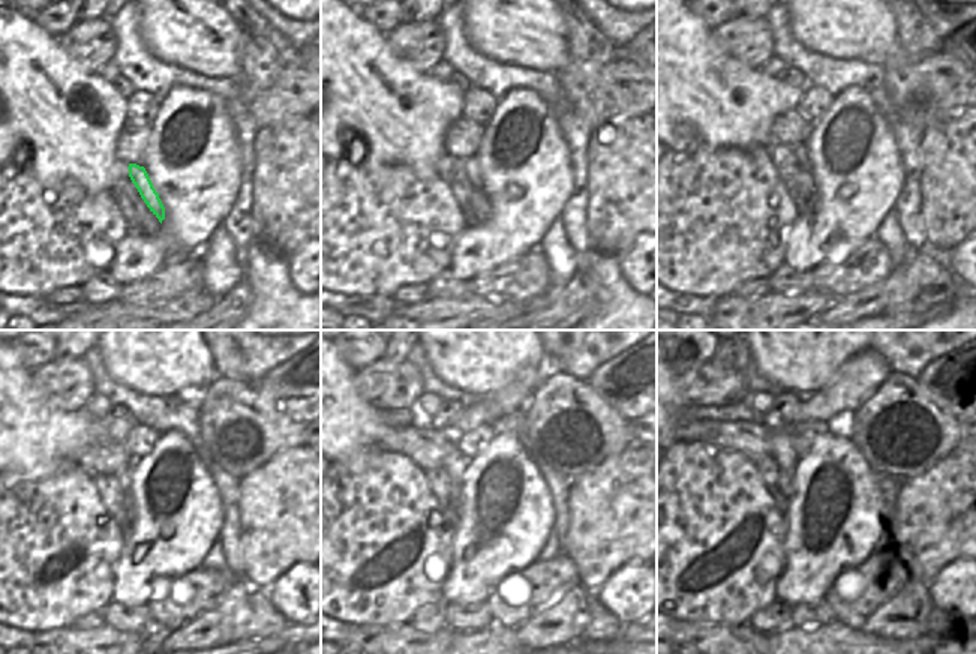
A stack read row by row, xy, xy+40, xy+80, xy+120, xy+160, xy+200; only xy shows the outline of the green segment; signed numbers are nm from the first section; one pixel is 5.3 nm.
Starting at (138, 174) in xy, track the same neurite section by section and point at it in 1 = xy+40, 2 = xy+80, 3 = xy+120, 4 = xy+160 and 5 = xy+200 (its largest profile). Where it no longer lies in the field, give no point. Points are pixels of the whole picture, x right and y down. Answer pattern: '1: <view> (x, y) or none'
1: xy+40 (471, 165)
2: xy+80 (799, 150)
3: xy+120 (123, 477)
4: xy+160 (455, 464)
5: xy+200 (781, 450)

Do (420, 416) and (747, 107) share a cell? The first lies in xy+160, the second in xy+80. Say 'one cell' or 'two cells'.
two cells

